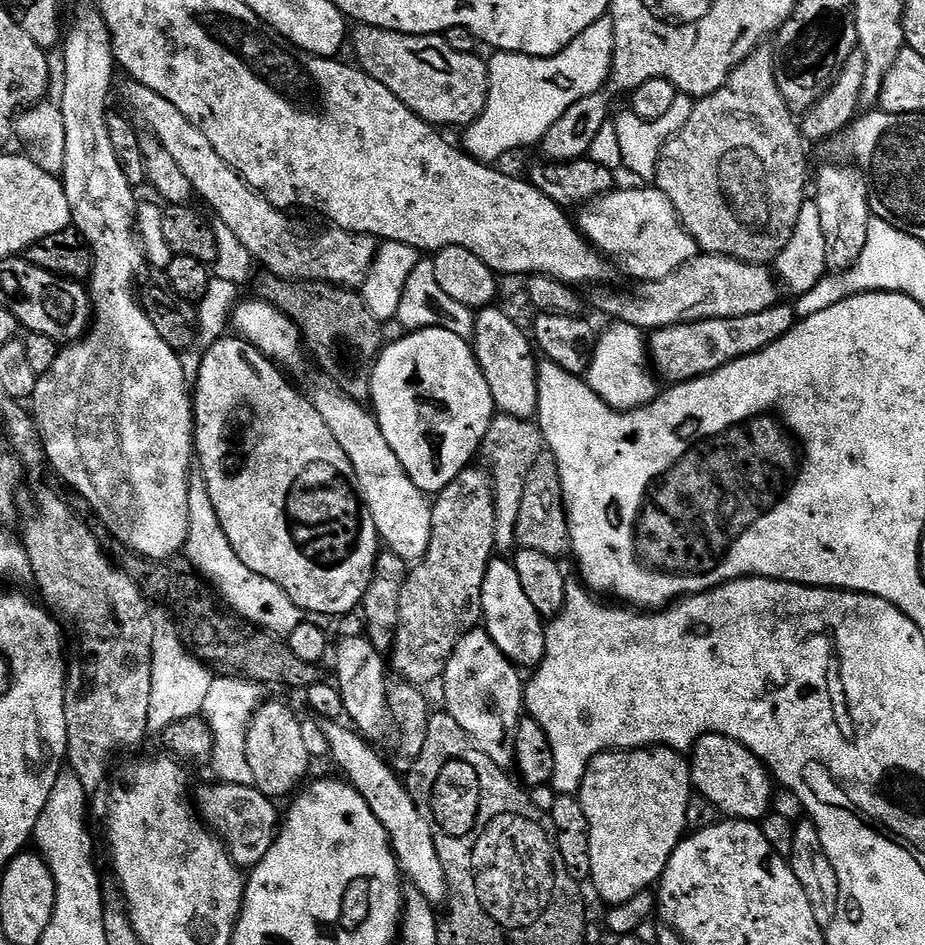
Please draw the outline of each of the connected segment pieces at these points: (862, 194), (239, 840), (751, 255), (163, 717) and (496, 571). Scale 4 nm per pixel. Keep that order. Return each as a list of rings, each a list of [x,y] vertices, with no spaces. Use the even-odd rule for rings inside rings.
[[[828,164],[817,176],[815,173],[814,192],[815,188],[814,202],[822,217],[822,230],[826,233],[826,262],[833,273],[843,274],[855,268],[862,250],[866,250],[866,234],[874,219],[868,201],[868,181],[855,166]]]
[[[211,783],[200,792],[199,807],[202,812],[204,807],[206,823],[227,844],[228,852],[241,869],[251,870],[266,858],[270,846],[276,844],[282,823],[281,809],[276,809],[277,801],[273,797],[263,796],[254,786]]]
[[[761,46],[732,71],[728,81],[718,91],[709,96],[699,97],[693,103],[692,113],[686,126],[682,126],[682,130],[677,132],[664,146],[664,152],[660,155],[660,161],[656,167],[654,184],[662,194],[666,194],[666,198],[670,198],[674,210],[684,223],[684,228],[694,238],[697,249],[701,253],[709,256],[729,256],[747,264],[768,266],[776,261],[778,254],[782,254],[782,250],[786,250],[786,246],[794,234],[794,222],[798,222],[798,214],[806,202],[804,191],[807,188],[809,191],[810,188],[810,172],[808,176],[808,152],[804,147],[806,147],[806,141],[801,125],[798,123],[797,117],[786,106],[786,102],[782,98],[782,90],[778,90],[778,82],[774,78],[773,49]]]
[[[161,631],[154,642],[154,670],[150,674],[148,726],[153,733],[156,731],[156,734],[163,733],[166,726],[182,718],[201,715],[206,694],[210,694],[210,686],[214,679],[212,669],[199,656],[189,651],[185,641],[177,636],[172,632]]]
[[[491,558],[482,586],[481,606],[484,630],[513,664],[535,668],[544,660],[546,626],[543,617],[527,598],[515,565],[509,559]]]

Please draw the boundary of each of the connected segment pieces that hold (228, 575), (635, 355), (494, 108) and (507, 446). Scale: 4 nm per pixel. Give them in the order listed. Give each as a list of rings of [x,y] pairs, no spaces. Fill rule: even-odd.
[[[200,474],[193,475],[188,486],[187,552],[188,560],[193,564],[189,565],[209,581],[216,580],[215,587],[218,590],[220,587],[229,604],[238,612],[239,619],[281,638],[287,638],[299,624],[305,623],[305,612],[289,598],[282,586],[270,582],[270,578],[262,578],[262,574],[254,574],[254,570],[234,554],[234,546],[230,546],[230,538],[226,538],[222,530],[222,522],[218,522],[214,502],[210,502],[210,490]]]
[[[612,322],[609,325],[605,332],[599,333],[596,341],[596,349],[586,373],[588,384],[594,394],[602,398],[602,402],[617,408],[619,412],[628,412],[631,408],[641,408],[652,403],[658,395],[658,387],[657,377],[650,367],[645,333],[629,324]]]
[[[608,18],[582,30],[582,34],[578,34],[578,38],[557,56],[523,56],[517,52],[493,51],[492,60],[487,61],[489,73],[504,72],[504,76],[491,77],[486,106],[463,133],[463,151],[480,163],[492,166],[507,152],[528,148],[531,144],[539,145],[550,126],[554,126],[574,102],[597,95],[603,89],[600,87],[609,83],[613,54],[614,26]]]
[[[497,415],[493,419],[492,425],[488,427],[488,433],[482,445],[483,455],[488,455],[487,467],[490,469],[492,482],[492,492],[495,496],[496,504],[496,548],[508,548],[511,544],[515,545],[518,540],[518,525],[520,522],[520,511],[524,501],[524,491],[530,470],[538,458],[546,451],[544,435],[540,433],[539,423],[522,416]]]

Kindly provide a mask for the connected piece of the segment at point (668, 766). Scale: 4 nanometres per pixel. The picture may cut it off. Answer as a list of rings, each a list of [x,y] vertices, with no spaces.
[[[663,746],[605,750],[588,763],[578,795],[590,826],[590,884],[596,887],[605,905],[630,902],[639,892],[649,891],[659,881],[673,850],[689,831],[686,806],[694,795],[689,761],[677,749]]]

